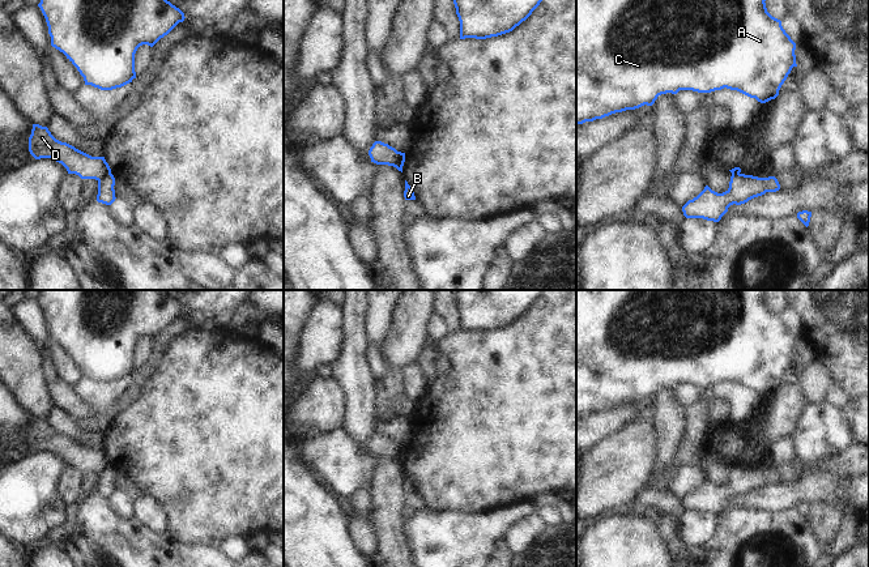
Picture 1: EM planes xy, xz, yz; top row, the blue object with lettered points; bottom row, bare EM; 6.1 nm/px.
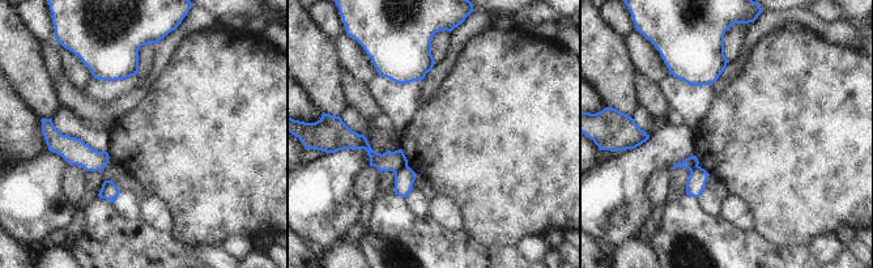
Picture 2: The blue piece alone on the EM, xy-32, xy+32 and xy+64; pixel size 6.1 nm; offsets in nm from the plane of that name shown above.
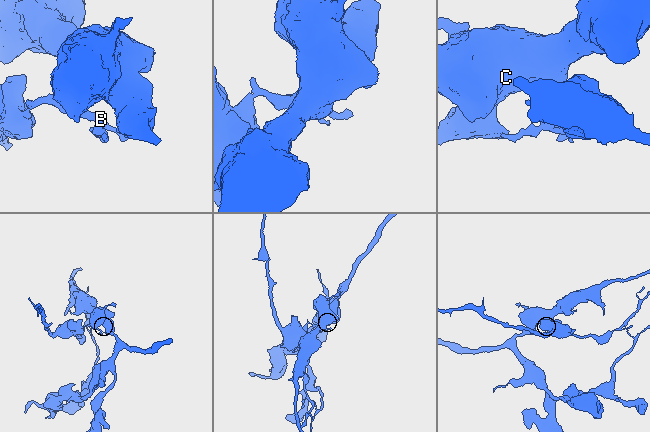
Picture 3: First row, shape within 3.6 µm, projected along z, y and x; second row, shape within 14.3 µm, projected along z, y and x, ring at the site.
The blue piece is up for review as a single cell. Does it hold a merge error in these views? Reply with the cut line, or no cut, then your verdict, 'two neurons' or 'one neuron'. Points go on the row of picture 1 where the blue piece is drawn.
cut in xy along (110, 173), (98, 182); two neurons

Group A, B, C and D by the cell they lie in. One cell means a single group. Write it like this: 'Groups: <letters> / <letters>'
Groups: A C D / B.

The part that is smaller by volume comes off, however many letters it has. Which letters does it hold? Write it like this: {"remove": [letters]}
{"remove": ["B"]}

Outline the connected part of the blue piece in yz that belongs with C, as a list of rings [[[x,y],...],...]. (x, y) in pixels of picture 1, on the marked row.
[[[576,0],[576,124],[602,119],[615,112],[652,106],[659,95],[680,90],[711,93],[724,88],[737,90],[761,103],[775,99],[796,64],[796,43],[785,33],[781,21],[772,17],[766,0]]]

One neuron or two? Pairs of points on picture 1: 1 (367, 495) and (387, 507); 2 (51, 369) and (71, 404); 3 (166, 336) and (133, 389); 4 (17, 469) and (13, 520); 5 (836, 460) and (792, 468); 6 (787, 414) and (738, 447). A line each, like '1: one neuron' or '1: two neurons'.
1: two neurons
2: one neuron
3: one neuron
4: one neuron
5: one neuron
6: one neuron

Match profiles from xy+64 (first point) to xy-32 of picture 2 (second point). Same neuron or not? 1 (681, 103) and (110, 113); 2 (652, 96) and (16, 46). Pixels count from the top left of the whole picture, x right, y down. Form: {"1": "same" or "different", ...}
{"1": "different", "2": "different"}

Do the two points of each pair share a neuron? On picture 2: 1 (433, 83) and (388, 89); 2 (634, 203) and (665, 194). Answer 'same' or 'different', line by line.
1: different
2: different

